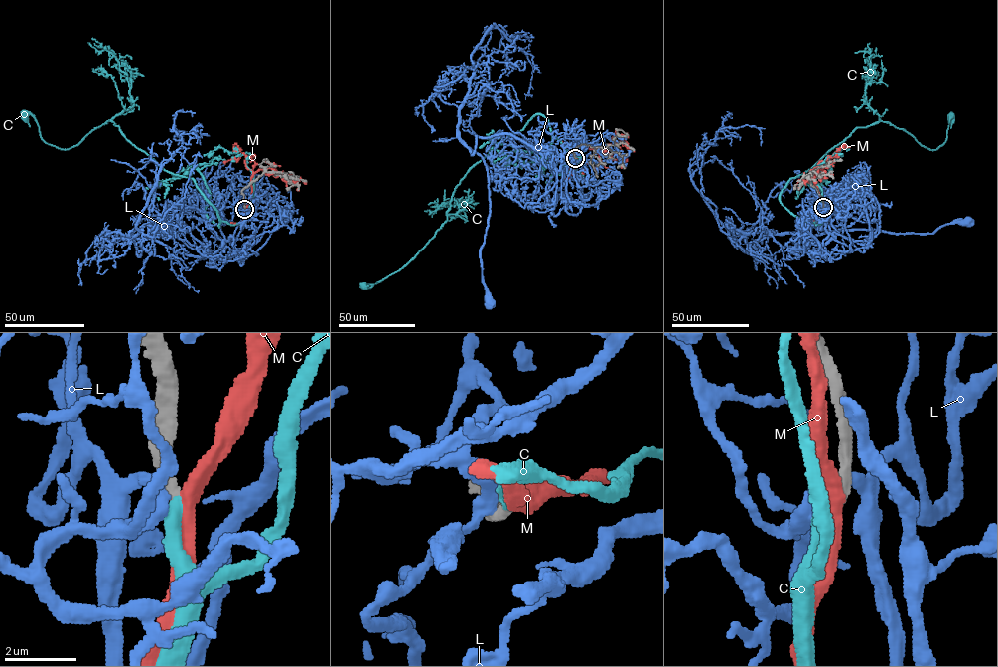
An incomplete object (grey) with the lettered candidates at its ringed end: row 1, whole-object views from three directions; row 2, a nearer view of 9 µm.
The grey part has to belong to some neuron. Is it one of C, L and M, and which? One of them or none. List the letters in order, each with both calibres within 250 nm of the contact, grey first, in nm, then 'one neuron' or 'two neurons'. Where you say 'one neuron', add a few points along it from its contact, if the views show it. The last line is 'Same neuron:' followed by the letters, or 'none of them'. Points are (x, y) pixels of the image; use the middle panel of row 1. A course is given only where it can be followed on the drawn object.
C: calibres 320 and 440 nm; one neuron; course (575, 158), (535, 114), (470, 168), (426, 246), (399, 270), (363, 286)
L: calibres 480 and 320 nm; two neurons
M: calibres 360 and 440 nm; two neurons
Same neuron: C

